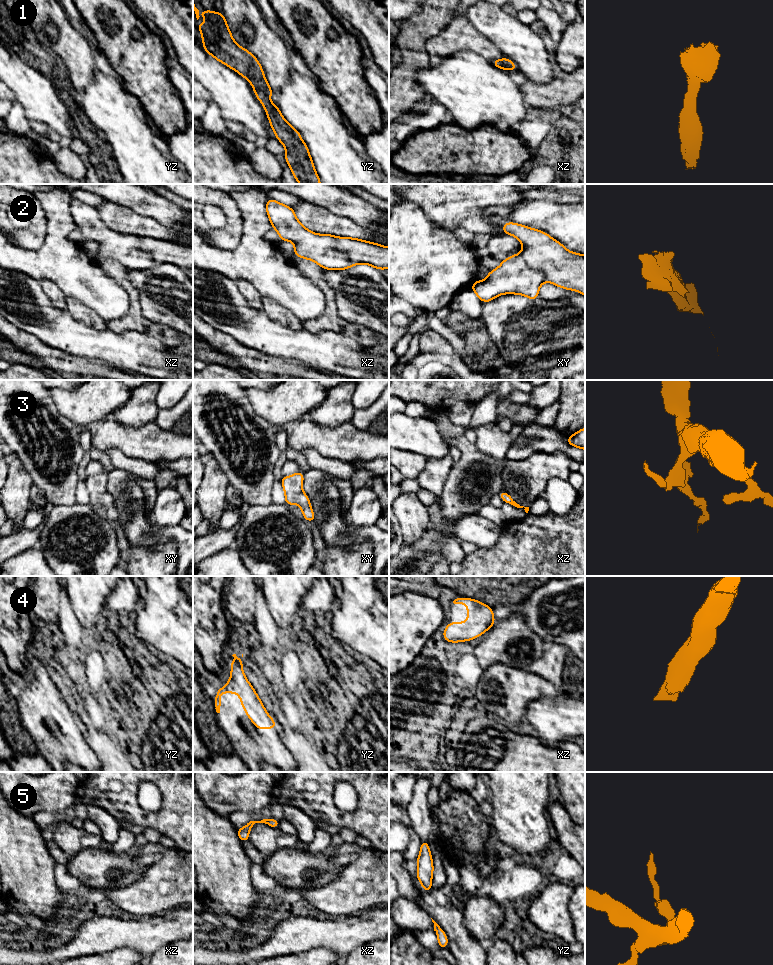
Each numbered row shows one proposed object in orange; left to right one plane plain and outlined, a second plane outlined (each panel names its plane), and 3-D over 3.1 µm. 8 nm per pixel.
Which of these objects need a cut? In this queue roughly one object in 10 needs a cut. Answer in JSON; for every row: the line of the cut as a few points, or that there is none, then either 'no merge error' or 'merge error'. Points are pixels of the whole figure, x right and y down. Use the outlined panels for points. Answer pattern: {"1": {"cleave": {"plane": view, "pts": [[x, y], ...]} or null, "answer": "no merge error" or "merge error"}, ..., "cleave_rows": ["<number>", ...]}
{"1": {"cleave": null, "answer": "no merge error"}, "2": {"cleave": {"plane": "xy", "pts": [[521, 254], [524, 261], [530, 267], [539, 270], [546, 280]]}, "answer": "merge error"}, "3": {"cleave": null, "answer": "no merge error"}, "4": {"cleave": null, "answer": "no merge error"}, "5": {"cleave": null, "answer": "no merge error"}, "cleave_rows": ["2"]}

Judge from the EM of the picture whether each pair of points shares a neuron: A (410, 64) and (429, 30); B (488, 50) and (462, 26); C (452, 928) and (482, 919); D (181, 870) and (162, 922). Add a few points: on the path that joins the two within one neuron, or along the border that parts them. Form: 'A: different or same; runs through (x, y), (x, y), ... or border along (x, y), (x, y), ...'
A: same; runs through (413, 56), (414, 45), (421, 38)
B: same; runs through (482, 46), (468, 32)
C: different; border along (462, 909), (463, 925), (479, 942)
D: different; border along (157, 914), (140, 917)

